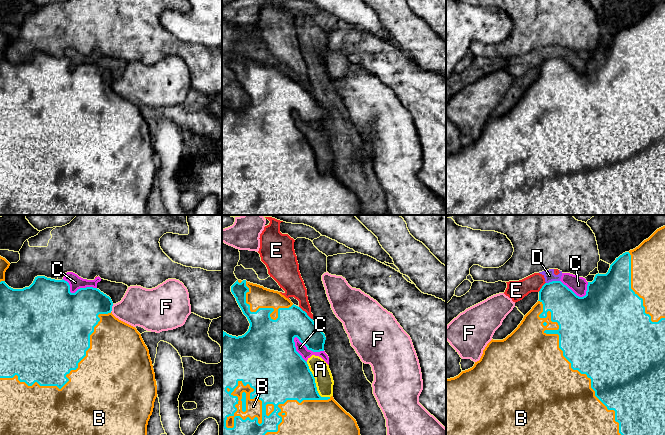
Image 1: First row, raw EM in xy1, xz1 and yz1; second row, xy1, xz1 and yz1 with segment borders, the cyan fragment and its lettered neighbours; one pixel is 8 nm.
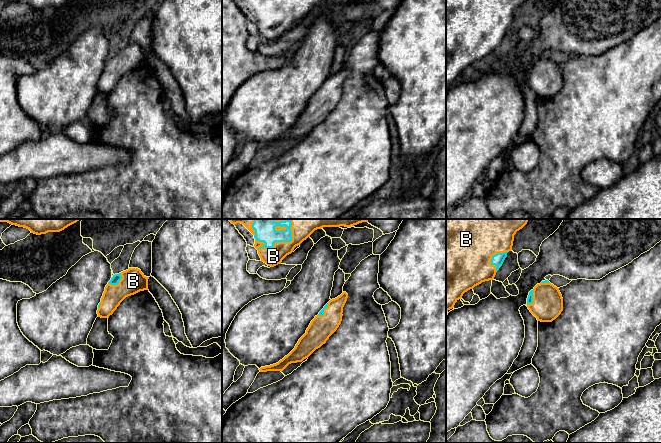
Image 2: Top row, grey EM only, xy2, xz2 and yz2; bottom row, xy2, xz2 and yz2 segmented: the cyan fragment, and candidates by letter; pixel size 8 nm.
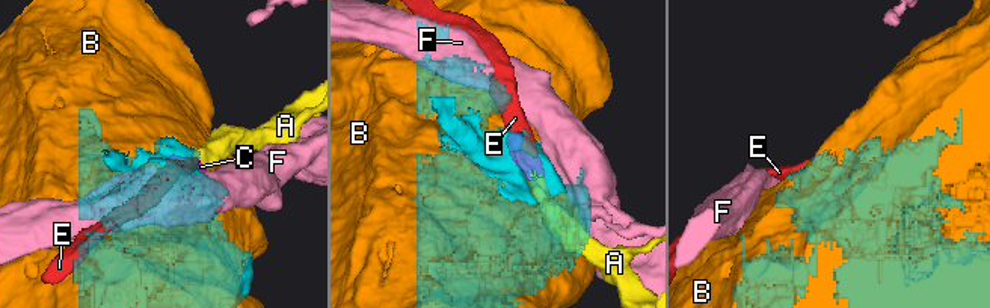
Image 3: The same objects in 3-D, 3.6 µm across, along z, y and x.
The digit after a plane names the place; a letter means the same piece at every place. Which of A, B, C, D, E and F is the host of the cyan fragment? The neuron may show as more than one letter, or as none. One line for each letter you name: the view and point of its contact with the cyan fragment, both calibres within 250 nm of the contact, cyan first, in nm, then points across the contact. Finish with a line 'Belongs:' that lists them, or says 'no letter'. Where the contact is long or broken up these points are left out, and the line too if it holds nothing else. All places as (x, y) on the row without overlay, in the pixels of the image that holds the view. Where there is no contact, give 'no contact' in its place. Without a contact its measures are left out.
Belongs: no letter

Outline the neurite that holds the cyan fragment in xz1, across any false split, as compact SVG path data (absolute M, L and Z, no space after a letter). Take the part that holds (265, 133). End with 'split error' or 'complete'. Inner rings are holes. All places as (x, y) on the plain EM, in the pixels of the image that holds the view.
M238 56L231 62L231 68L236 74L236 77L241 84L243 90L247 93L250 102L248 107L242 112L232 112L223 107L222 110L222 215L262 215L267 208L277 208L278 201L282 198L282 193L278 191L281 185L279 180L284 180L287 176L297 176L301 179L303 176L328 176L330 173L321 173L317 167L315 154L309 145L307 138L296 127L294 114L297 113L299 117L313 128L324 127L325 110L316 102L313 95L311 95L305 87L296 81L289 84L279 84L278 94L273 96L270 90L274 87L273 84L259 84L256 88L250 87L250 81L246 79L246 69L249 64L246 62L246 56L241 59ZM241 157L244 162L247 160L254 165L250 169L250 175L257 173L262 177L262 199L258 199L258 194L251 196L247 193L243 196L240 192L235 192L237 187L235 183L238 180L238 173L231 169L238 162ZM273 180L274 187L267 192L266 181ZM229 192L234 193L234 203L227 204L226 196Z; complete

